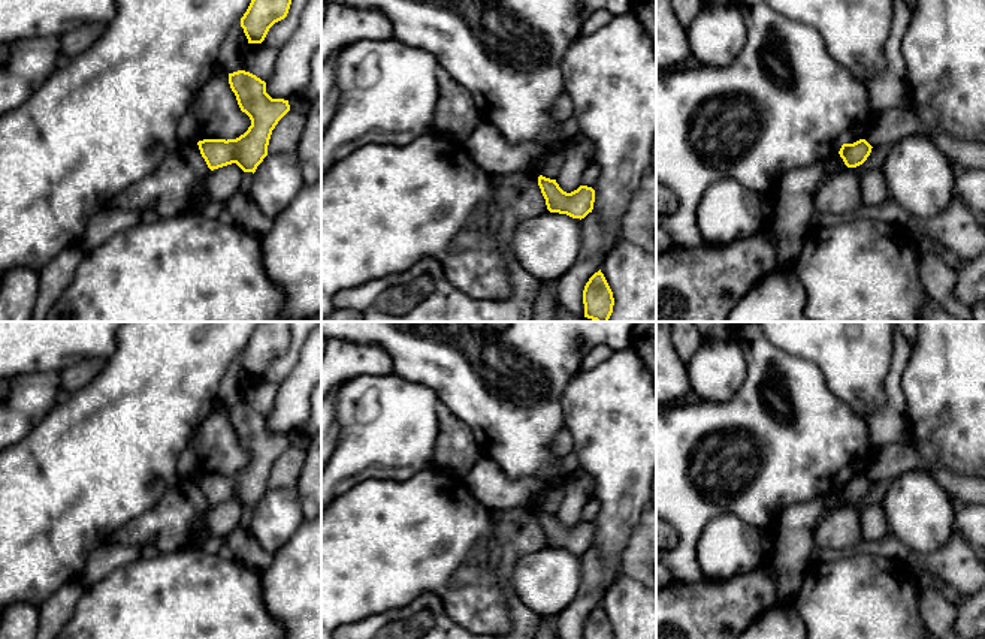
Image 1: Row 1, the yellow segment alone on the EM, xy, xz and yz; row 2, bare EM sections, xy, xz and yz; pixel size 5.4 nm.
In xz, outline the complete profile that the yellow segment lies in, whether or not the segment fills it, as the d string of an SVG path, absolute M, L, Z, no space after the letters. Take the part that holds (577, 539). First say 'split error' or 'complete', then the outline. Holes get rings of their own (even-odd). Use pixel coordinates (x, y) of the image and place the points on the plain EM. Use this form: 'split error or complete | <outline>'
complete | M543 510L538 512L538 521L550 548L566 549L581 555L593 545L595 525L592 522L580 521L577 525L566 528L556 515Z

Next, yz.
complete | M859 474L853 479L843 479L839 489L847 503L856 503L867 495L871 483L865 474Z

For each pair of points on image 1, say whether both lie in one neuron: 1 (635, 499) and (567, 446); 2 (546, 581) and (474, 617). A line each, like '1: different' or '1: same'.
1: different
2: different

